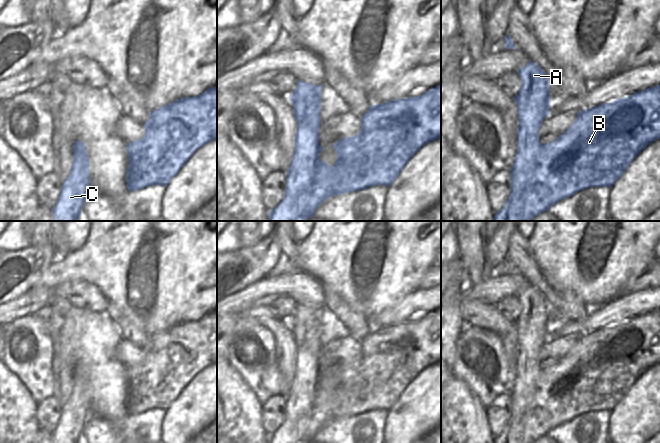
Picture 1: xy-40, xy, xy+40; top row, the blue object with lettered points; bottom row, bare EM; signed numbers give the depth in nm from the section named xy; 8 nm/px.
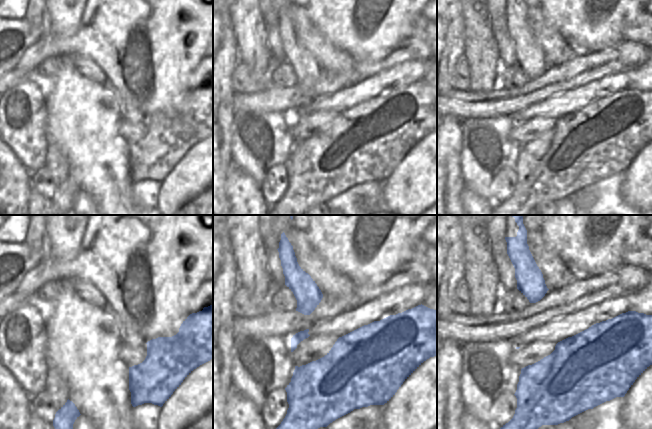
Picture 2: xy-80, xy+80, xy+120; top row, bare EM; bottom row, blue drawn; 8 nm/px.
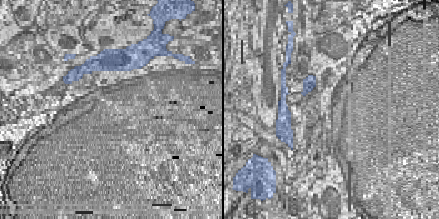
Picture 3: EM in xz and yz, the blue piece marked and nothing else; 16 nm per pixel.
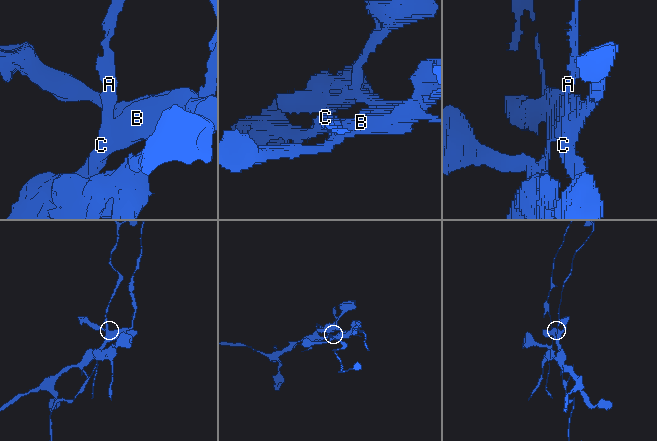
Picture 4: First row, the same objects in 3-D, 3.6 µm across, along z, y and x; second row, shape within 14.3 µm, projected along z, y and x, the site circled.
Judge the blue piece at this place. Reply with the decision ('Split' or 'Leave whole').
Split.

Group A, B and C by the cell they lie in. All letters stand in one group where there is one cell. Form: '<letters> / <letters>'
A / B C

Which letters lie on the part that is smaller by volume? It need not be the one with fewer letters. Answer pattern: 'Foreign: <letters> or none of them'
Foreign: A.

